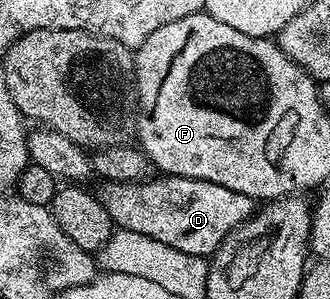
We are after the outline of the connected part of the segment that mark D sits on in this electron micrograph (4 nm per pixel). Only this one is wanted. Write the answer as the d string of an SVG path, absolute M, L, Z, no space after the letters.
M167 174L157 177L157 180L145 178L130 184L101 183L98 195L116 228L158 238L158 242L166 242L166 246L174 246L174 250L182 250L182 254L208 258L218 250L226 234L249 219L254 211L252 197L218 186L218 182Z

